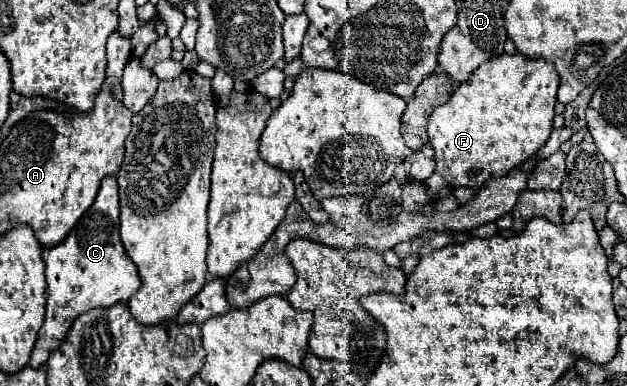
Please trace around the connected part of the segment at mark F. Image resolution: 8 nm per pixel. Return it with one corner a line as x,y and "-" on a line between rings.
502,54
484,62
468,82
450,96
444,106
438,106
428,120
428,142
436,152
436,172
452,186
480,188
490,178
508,174
514,166
530,160
550,138
556,106
558,74
546,60
530,60
524,54

